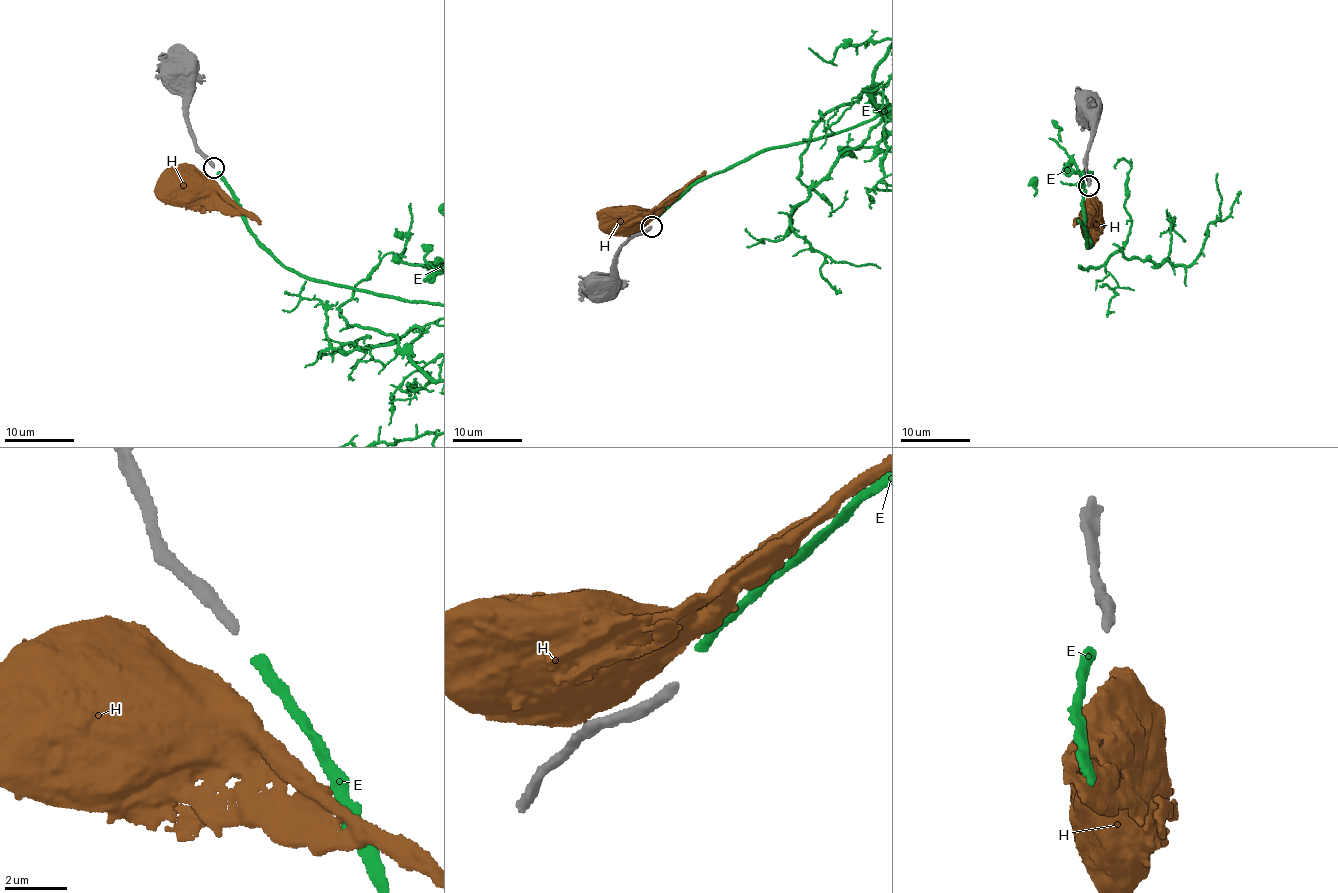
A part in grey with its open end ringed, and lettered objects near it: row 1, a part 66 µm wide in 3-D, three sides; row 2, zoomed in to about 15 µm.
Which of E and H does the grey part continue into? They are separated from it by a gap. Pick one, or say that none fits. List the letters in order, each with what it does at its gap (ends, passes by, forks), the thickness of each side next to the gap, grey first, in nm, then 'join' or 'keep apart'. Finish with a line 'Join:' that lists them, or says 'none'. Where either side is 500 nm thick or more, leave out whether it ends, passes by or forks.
E: it ends | 320/320 nm | join
H: 320/650 nm | keep apart
Join: E

